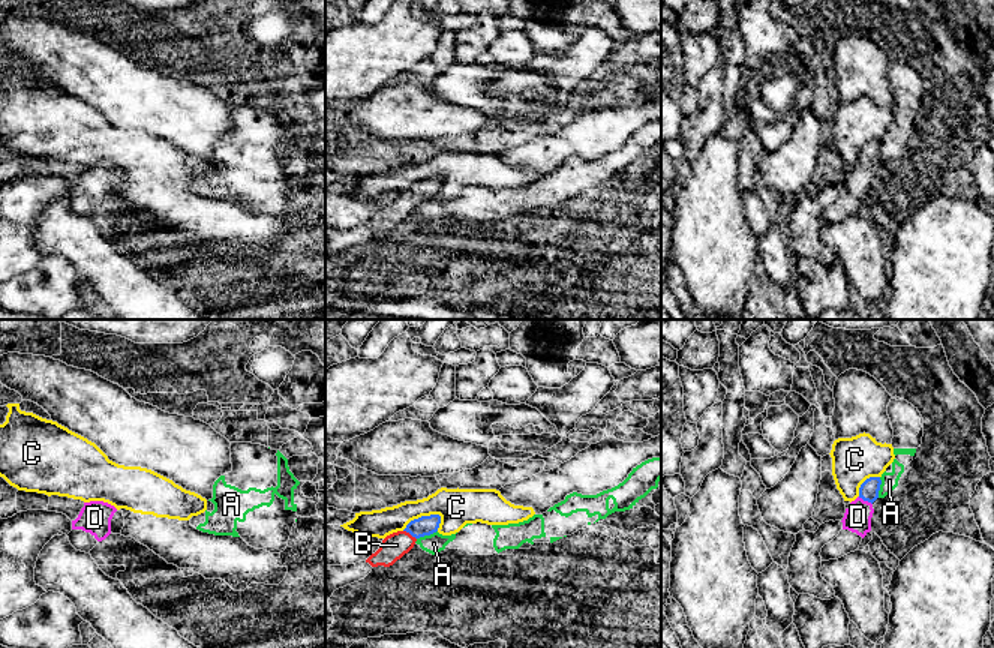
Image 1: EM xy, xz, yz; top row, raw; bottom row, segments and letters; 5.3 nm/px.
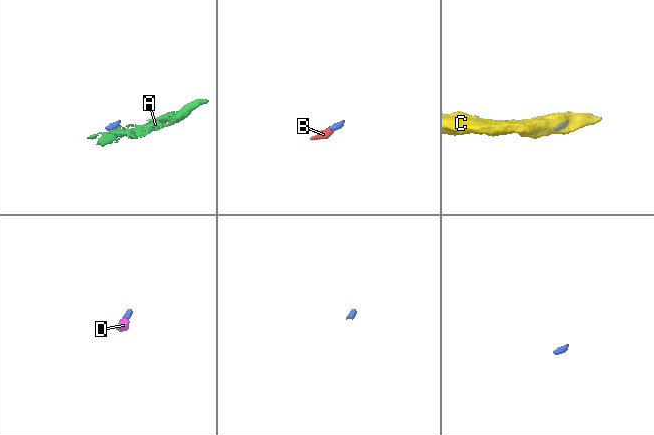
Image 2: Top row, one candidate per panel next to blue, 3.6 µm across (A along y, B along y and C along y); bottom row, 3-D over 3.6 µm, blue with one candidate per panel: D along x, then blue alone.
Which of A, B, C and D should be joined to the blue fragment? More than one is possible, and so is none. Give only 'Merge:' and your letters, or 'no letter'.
Merge: B, D

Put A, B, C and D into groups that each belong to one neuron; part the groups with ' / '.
A / B D / C

